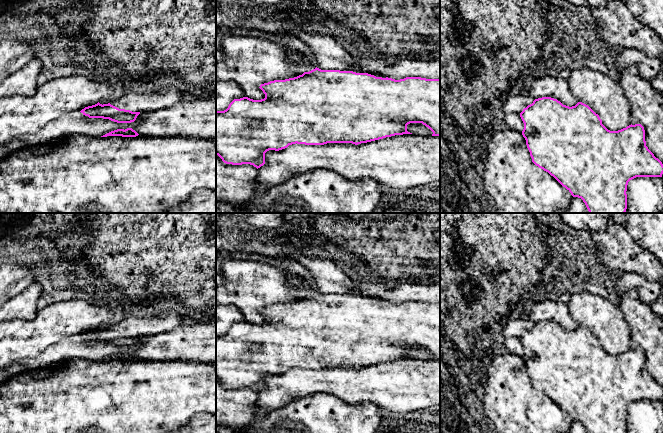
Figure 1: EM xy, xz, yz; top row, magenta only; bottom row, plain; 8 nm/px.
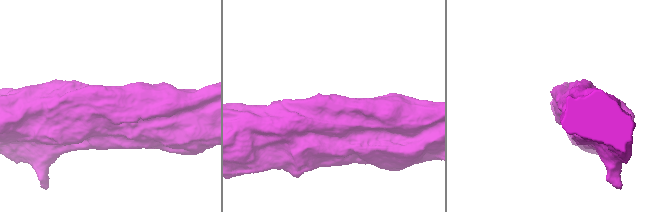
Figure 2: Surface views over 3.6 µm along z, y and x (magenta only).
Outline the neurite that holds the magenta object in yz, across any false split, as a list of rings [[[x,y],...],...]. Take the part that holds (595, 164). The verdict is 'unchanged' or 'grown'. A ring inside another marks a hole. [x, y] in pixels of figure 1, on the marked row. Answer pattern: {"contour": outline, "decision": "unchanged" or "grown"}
{"contour": [[[522,94],[508,98],[502,105],[502,111],[504,114],[520,115],[524,123],[522,135],[532,162],[553,176],[573,197],[581,198],[589,213],[625,213],[630,180],[636,177],[662,177],[663,164],[646,146],[645,130],[641,124],[610,131],[602,124],[599,115],[582,102],[569,107],[551,97],[534,100],[530,95]]], "decision": "grown"}

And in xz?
{"contour": [[[289,31],[288,34],[302,40],[311,48],[315,55],[313,62],[316,65],[316,68],[309,72],[304,72],[302,75],[294,78],[274,80],[261,84],[259,88],[265,94],[264,99],[253,100],[248,97],[234,99],[226,110],[216,111],[216,155],[218,155],[224,163],[232,165],[250,164],[258,169],[265,164],[265,153],[269,150],[279,151],[296,143],[305,145],[352,143],[358,145],[395,135],[412,134],[407,131],[407,125],[410,123],[422,123],[433,132],[432,136],[440,137],[440,79],[406,77],[404,79],[395,80],[388,77],[376,77],[355,67],[351,62],[352,55],[350,55],[333,37],[329,35],[321,35],[316,32],[303,31]]], "decision": "grown"}

